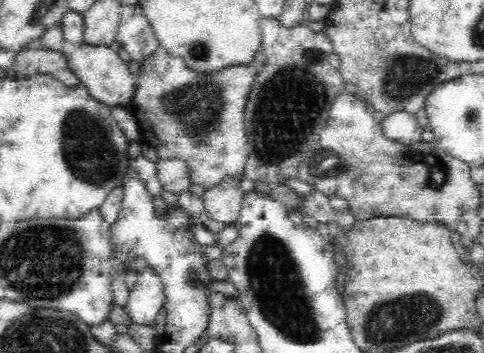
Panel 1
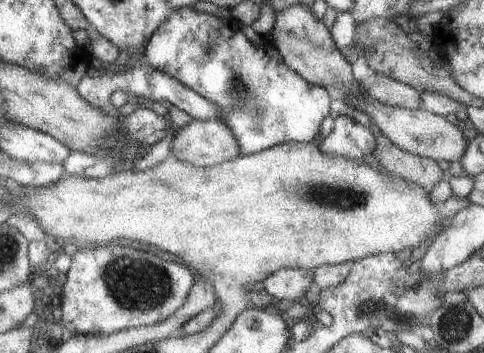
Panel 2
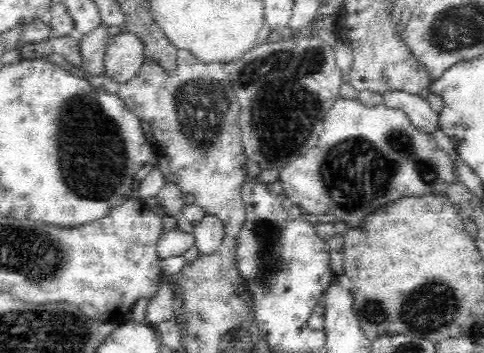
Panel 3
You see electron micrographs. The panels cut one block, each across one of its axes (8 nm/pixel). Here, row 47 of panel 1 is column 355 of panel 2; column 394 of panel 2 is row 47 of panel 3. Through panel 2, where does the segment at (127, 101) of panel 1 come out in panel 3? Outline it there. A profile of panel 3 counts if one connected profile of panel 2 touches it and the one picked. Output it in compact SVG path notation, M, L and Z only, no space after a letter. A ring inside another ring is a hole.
M130 32L112 36L106 46L106 52L104 52L102 76L110 78L112 82L118 82L118 84L132 82L132 78L136 78L136 74L142 66L142 60L144 60L142 50L144 48L142 48L140 40Z

